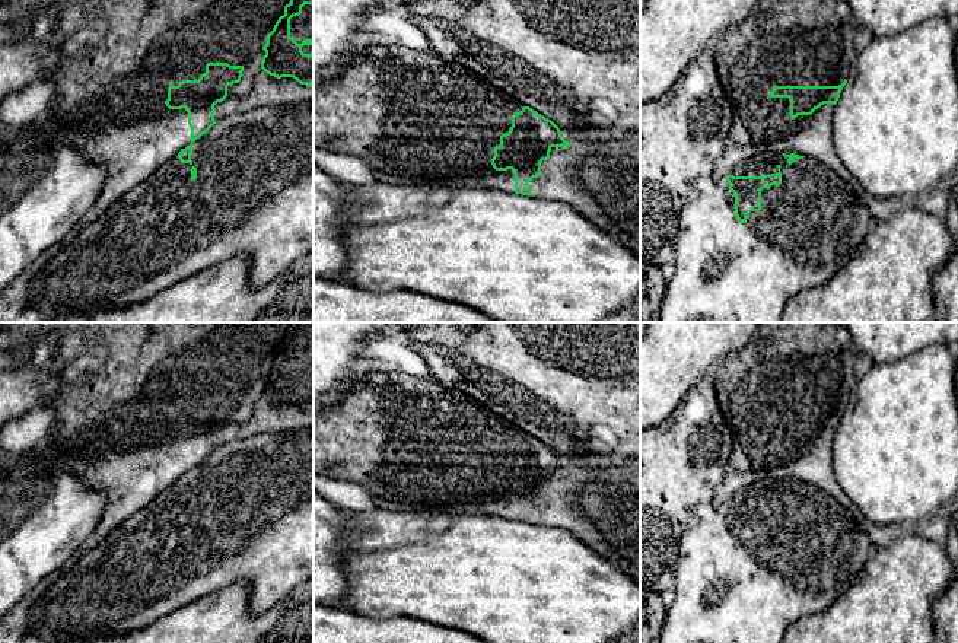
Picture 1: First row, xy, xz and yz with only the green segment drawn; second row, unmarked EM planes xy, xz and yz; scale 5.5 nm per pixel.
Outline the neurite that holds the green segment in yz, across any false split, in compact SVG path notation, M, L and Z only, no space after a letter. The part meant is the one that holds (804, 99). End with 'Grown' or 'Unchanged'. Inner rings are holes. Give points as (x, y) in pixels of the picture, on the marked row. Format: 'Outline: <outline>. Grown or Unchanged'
Outline: M847 80L838 86L776 86L770 98L790 99L790 118L798 115L811 115L824 104L836 105Z. Unchanged

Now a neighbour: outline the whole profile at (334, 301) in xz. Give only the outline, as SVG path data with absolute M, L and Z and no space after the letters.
M314 277L314 322L500 322L477 309L418 292L369 292Z

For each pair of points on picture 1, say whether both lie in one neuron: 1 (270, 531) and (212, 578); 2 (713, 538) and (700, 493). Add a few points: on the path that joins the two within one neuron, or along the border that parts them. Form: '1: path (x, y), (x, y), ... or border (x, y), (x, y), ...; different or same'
1: path (255, 538), (226, 563); same
2: border (697, 521), (683, 534), (678, 550); different

